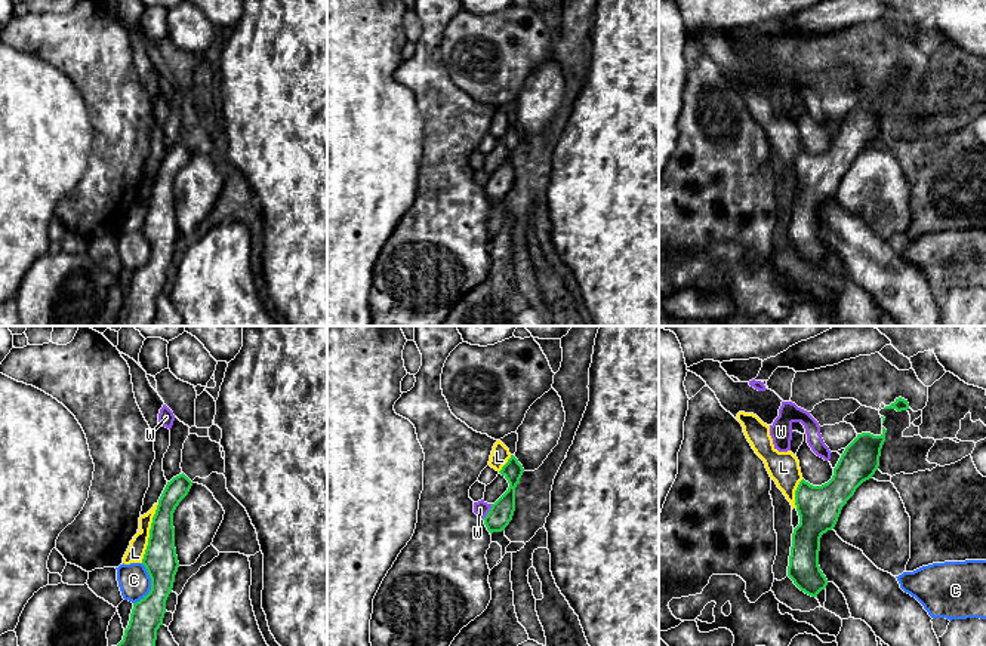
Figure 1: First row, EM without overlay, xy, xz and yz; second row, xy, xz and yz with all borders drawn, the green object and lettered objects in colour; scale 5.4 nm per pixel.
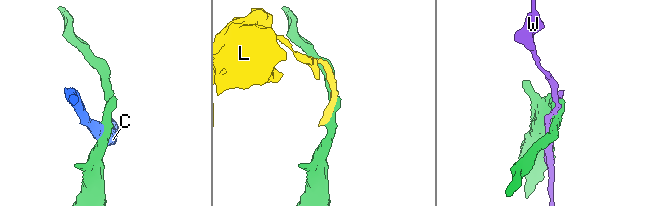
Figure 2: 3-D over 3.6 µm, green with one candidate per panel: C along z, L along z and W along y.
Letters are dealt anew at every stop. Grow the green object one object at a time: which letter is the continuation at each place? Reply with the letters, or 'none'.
none

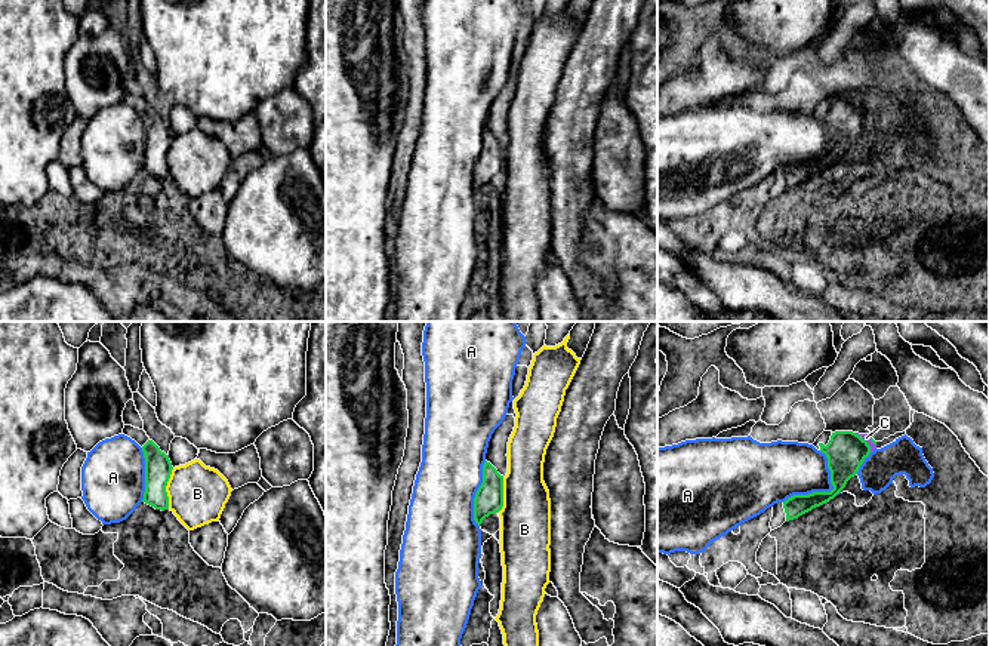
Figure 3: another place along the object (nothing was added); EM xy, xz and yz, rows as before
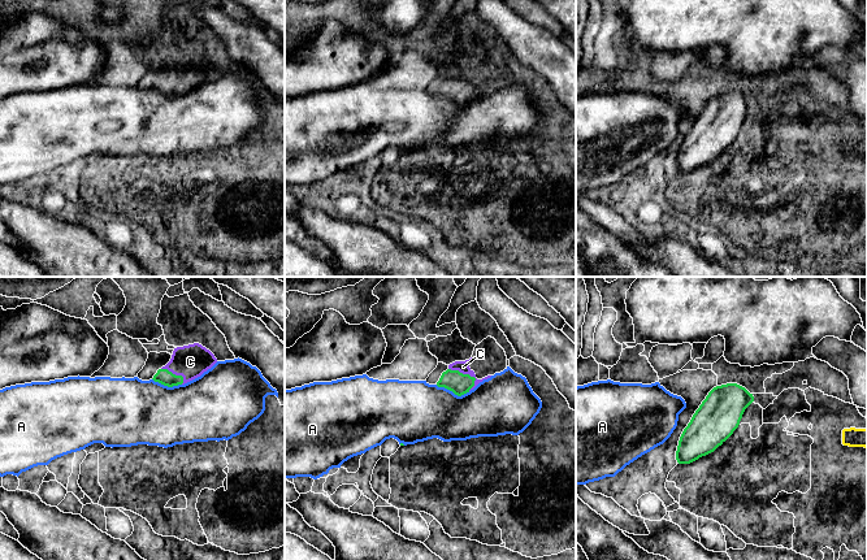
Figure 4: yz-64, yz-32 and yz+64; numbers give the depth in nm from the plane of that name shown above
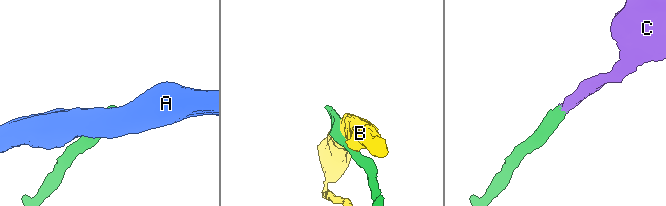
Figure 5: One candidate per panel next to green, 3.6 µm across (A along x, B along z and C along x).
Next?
C

